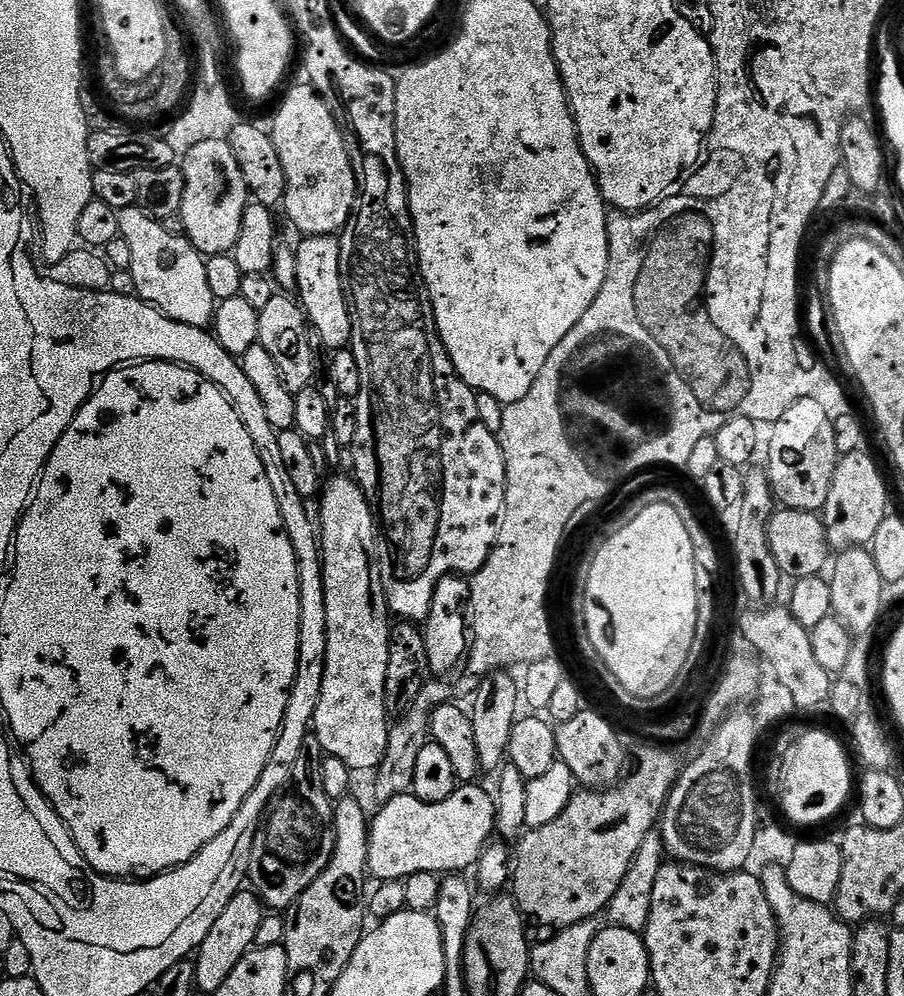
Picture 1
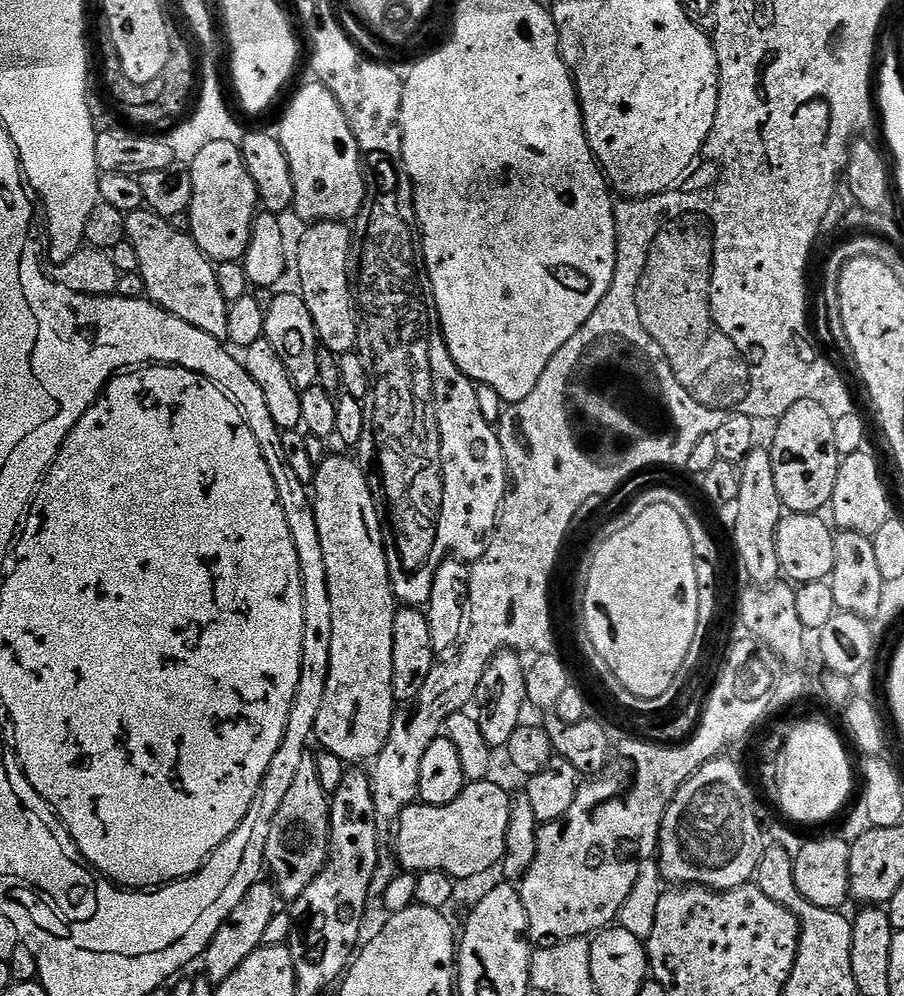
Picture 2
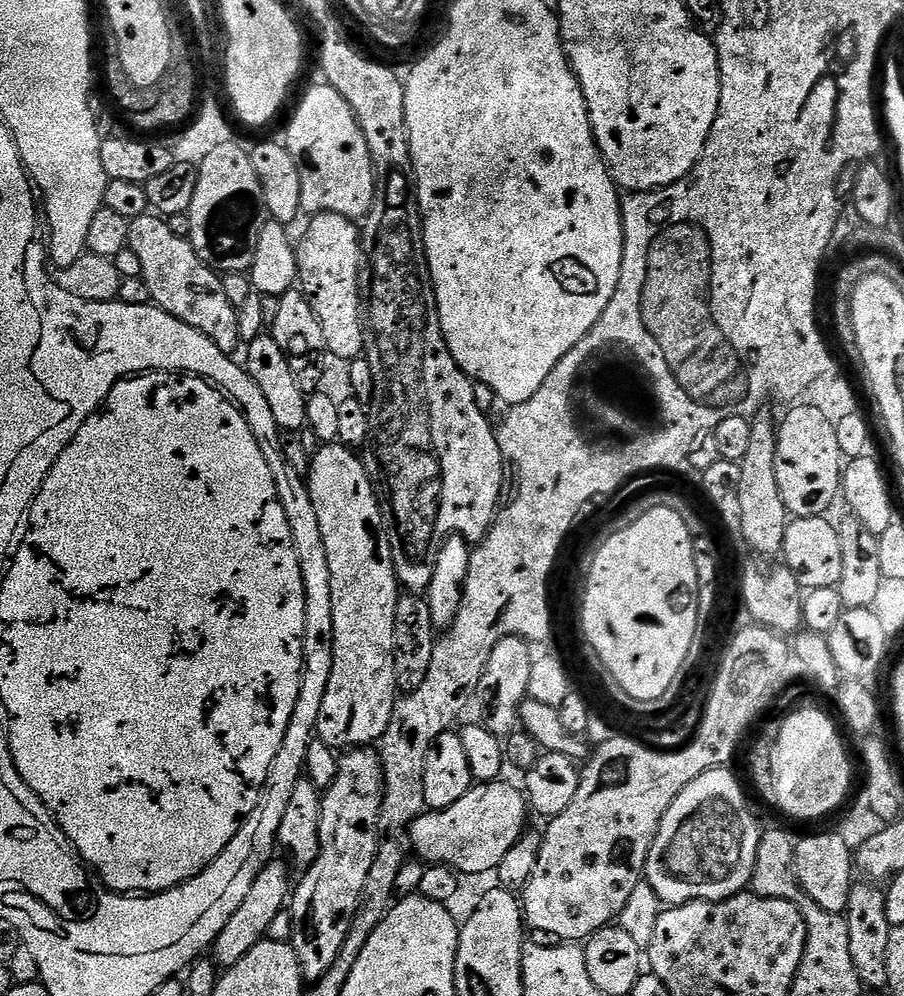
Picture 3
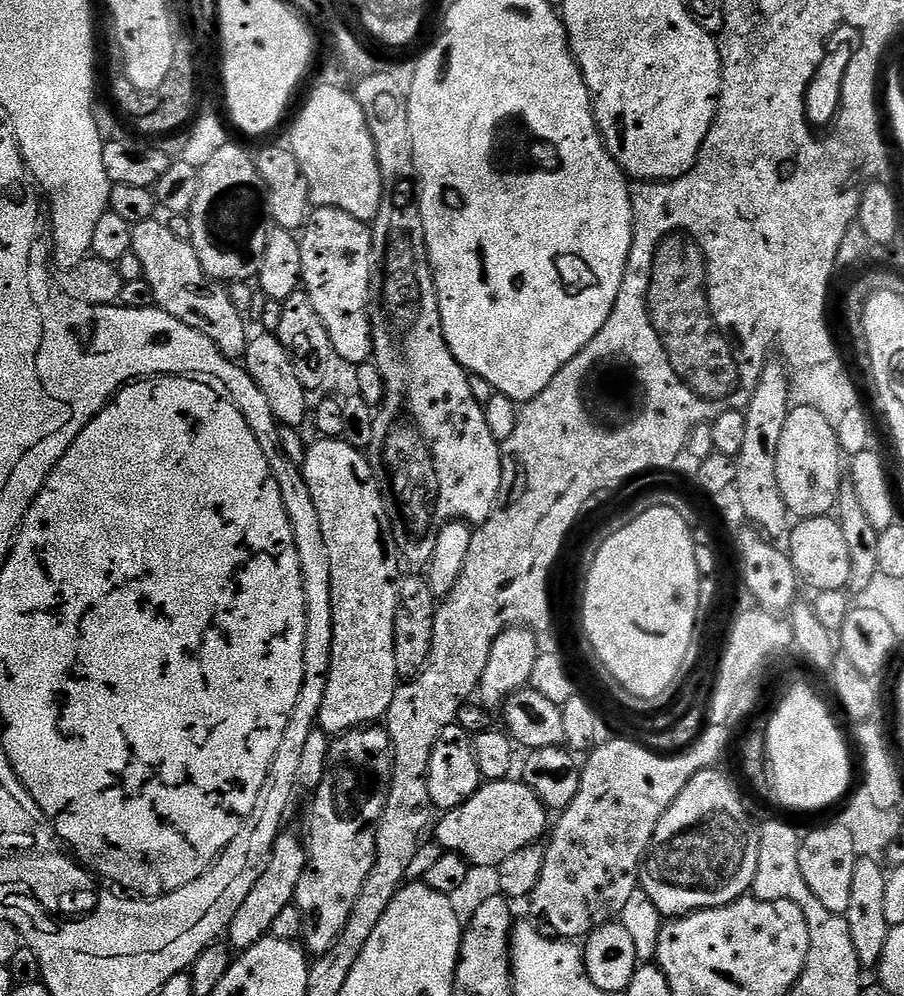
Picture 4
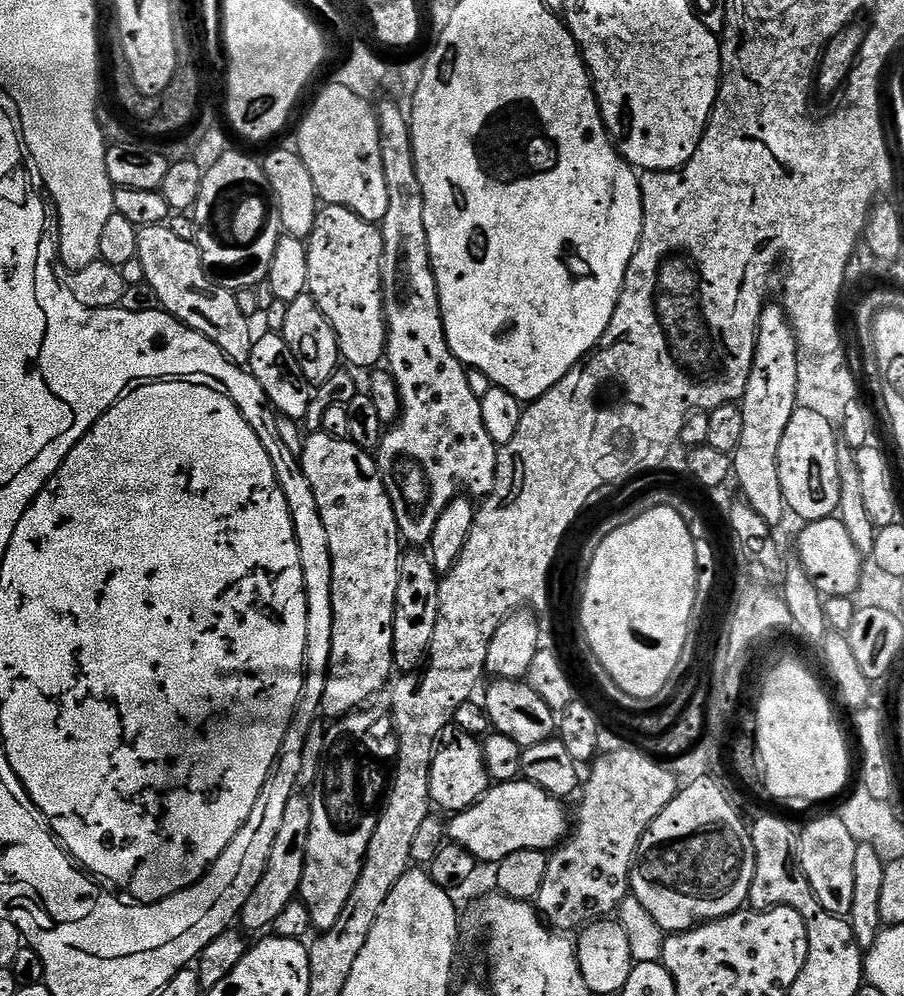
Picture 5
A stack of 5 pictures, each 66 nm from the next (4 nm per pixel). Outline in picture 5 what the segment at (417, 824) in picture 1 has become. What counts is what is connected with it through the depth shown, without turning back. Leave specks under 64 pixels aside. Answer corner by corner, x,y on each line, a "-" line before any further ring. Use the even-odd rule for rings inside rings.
526,779
512,780
509,784
496,784
495,786
489,787
488,792
480,800
479,804
470,806
465,812
457,812
447,821
448,826
448,840
451,843
462,846
466,850
470,850
470,854
477,862
483,862
486,864
499,864
500,861
510,858
510,854
518,854
518,850
538,850
539,852
548,852
549,850
555,849
557,845
561,843
569,835
570,832
570,816
564,813
564,808
559,799
555,796
548,796
546,790
542,790
538,786
534,786

